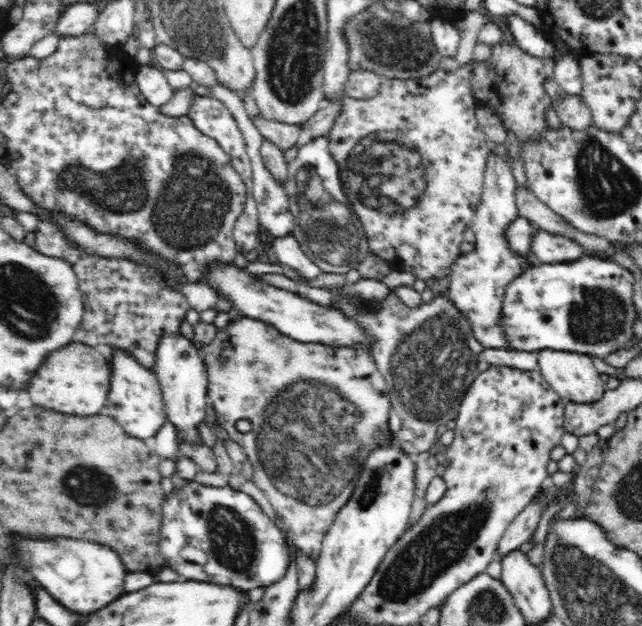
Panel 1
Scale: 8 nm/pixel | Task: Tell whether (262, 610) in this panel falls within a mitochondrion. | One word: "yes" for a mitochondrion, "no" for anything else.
no

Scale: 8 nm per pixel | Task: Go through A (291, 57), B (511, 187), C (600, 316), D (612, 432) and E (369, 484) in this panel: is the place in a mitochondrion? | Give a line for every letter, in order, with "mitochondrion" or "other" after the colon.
A: mitochondrion
B: other
C: mitochondrion
D: other
E: mitochondrion

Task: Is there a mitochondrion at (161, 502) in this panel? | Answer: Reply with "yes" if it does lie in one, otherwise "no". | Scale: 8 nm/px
no

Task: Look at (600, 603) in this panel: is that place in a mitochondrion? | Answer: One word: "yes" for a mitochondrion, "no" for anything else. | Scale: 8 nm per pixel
yes

